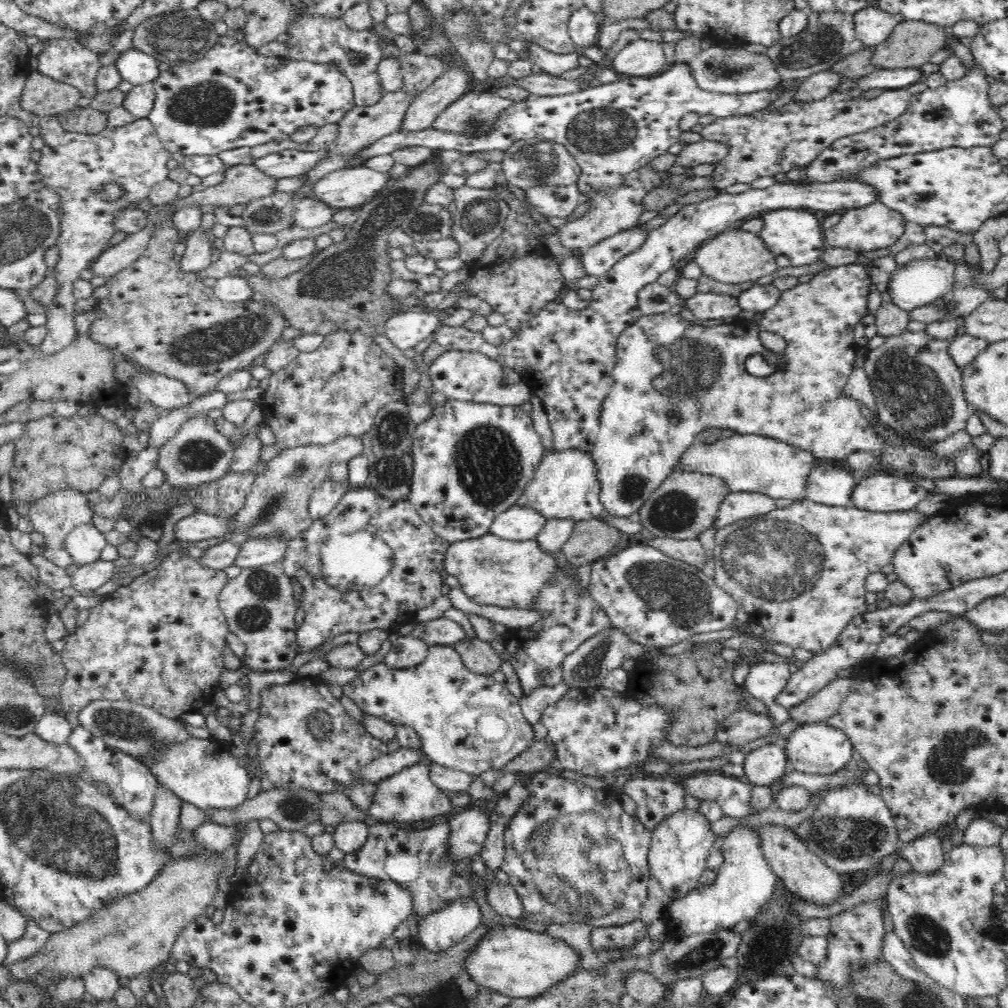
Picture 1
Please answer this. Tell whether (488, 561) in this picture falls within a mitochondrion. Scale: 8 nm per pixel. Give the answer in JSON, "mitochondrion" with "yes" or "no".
{"mitochondrion":"yes"}

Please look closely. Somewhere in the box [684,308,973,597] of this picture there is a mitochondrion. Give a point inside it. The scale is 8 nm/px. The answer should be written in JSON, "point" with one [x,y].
{"point":[913,391]}

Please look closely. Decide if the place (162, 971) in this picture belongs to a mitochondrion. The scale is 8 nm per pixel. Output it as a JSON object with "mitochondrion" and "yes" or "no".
{"mitochondrion":"no"}

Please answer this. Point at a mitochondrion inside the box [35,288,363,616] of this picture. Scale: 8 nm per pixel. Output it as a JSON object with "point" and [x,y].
{"point":[205,346]}

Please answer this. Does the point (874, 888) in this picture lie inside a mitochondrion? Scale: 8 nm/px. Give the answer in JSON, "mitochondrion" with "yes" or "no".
{"mitochondrion":"no"}

